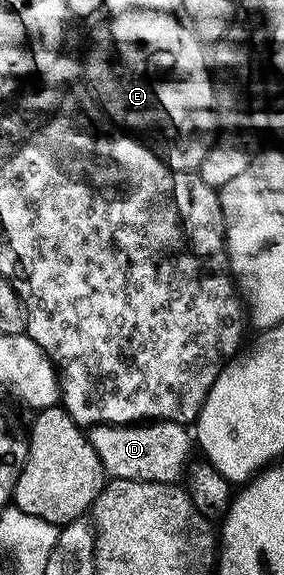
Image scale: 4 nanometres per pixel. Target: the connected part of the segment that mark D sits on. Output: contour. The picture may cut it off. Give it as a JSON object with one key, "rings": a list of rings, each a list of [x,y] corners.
{"rings":[[[150,421],[135,425],[95,425],[88,430],[87,436],[95,455],[99,455],[106,478],[154,481],[168,485],[180,482],[180,477],[182,480],[190,464],[189,452],[195,449],[190,430],[188,433],[185,429],[188,428],[179,421]]]}

